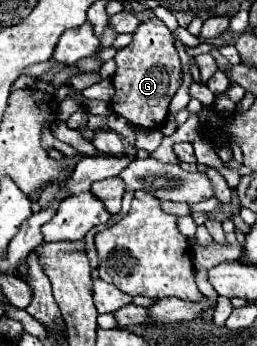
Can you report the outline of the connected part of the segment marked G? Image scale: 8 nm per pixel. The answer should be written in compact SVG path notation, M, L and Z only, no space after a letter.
M159 18L141 22L133 32L131 44L117 52L115 62L117 70L113 76L113 86L117 90L111 100L113 112L123 116L133 126L159 128L167 118L171 98L181 86L181 62L173 46L173 34Z

